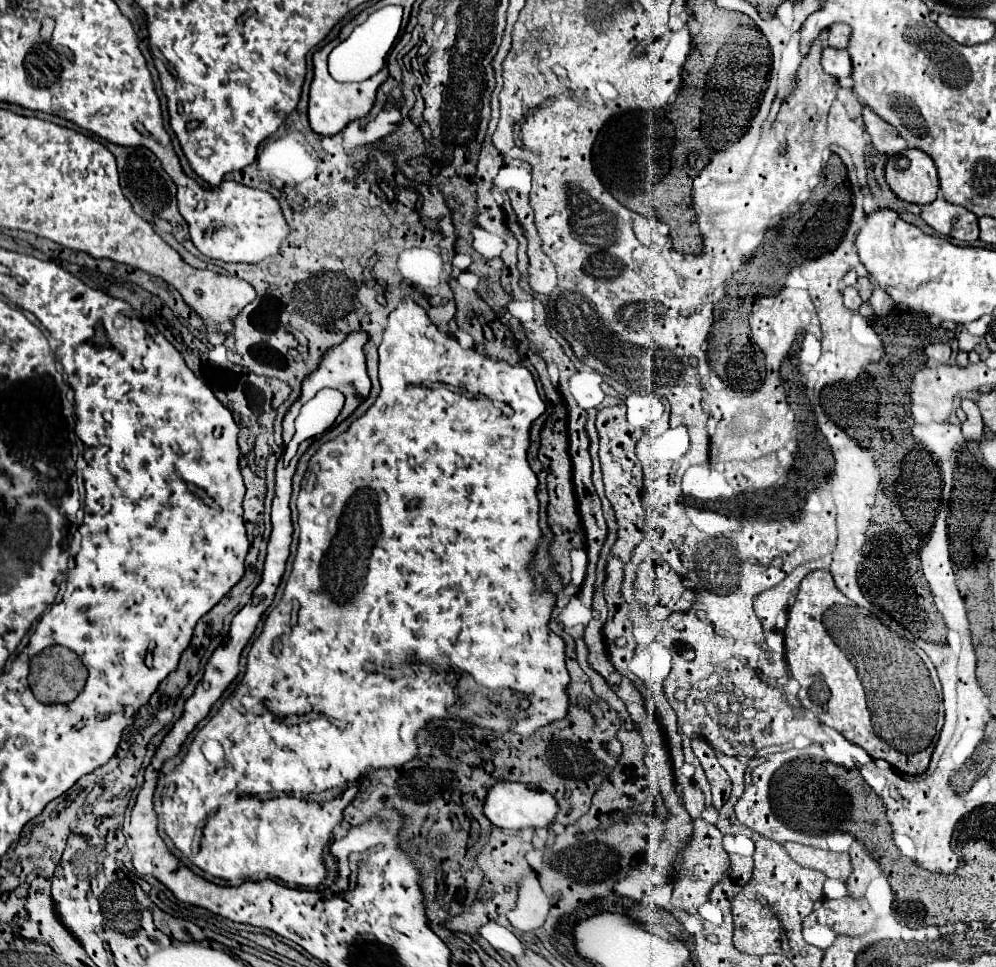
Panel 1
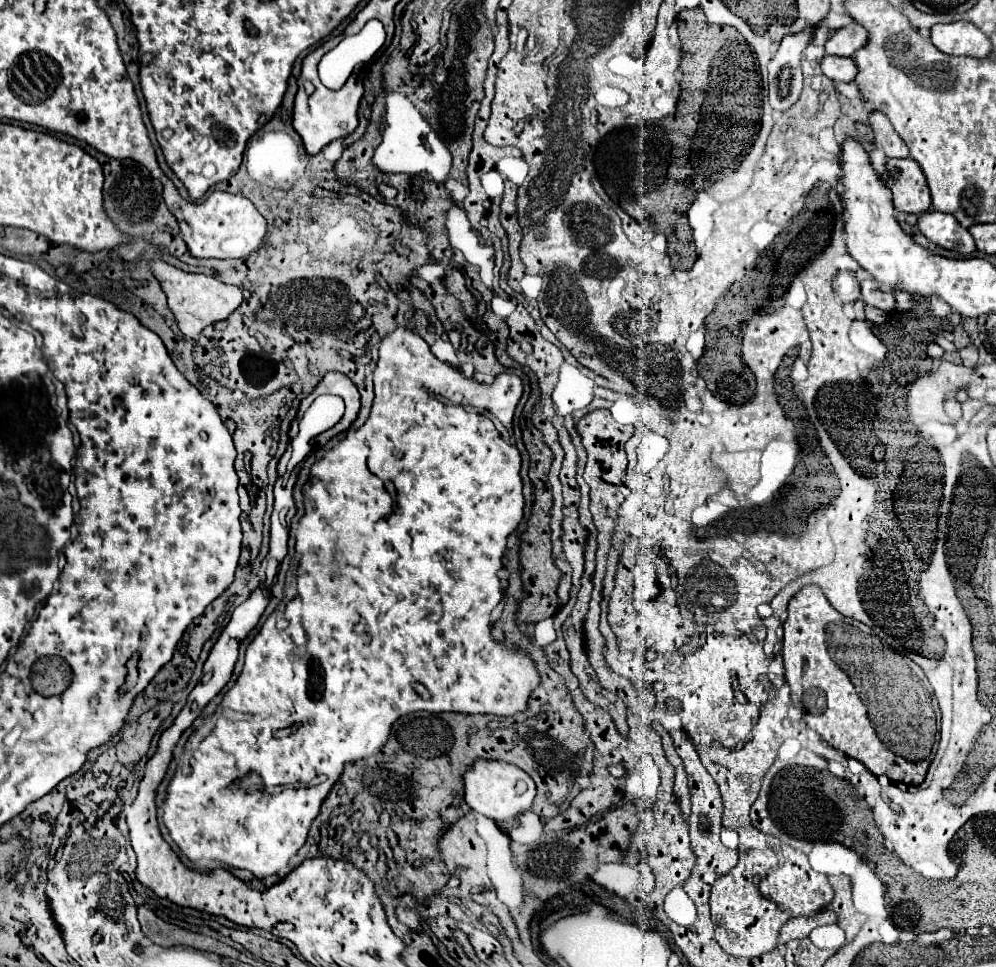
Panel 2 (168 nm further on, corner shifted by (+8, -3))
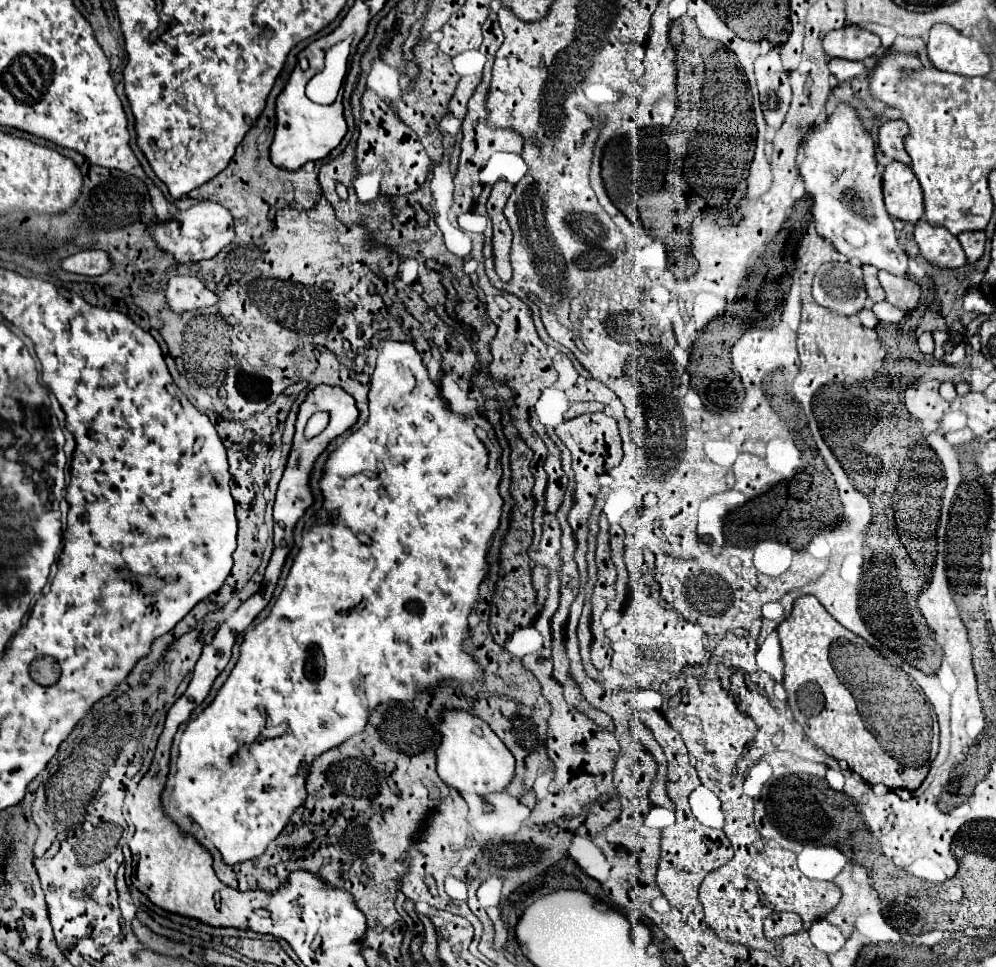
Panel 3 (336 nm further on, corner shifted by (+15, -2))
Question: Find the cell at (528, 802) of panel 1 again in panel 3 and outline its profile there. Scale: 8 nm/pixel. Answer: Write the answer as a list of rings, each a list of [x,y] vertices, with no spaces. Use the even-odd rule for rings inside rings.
[[[446,712],[444,722],[440,724],[442,742],[438,748],[436,764],[440,778],[458,792],[476,794],[480,798],[488,798],[496,792],[506,792],[510,782],[514,780],[514,756],[504,746],[504,742],[476,716],[464,712]]]

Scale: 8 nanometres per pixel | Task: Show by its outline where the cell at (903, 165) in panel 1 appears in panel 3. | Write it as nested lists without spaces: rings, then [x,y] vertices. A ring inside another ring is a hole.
[[[890,162],[884,168],[884,202],[892,218],[904,222],[918,222],[922,218],[922,188],[910,166]]]

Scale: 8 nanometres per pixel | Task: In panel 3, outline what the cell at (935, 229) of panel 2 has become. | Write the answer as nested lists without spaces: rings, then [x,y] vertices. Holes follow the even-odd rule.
[[[924,218],[916,222],[914,238],[920,246],[920,254],[940,268],[960,268],[966,262],[966,254],[954,234],[944,226],[932,226]]]

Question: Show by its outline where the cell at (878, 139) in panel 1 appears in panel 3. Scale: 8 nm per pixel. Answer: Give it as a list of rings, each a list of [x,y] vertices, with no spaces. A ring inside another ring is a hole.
[[[888,120],[882,122],[878,132],[878,146],[880,150],[890,156],[892,160],[900,160],[910,164],[910,156],[904,150],[904,136],[908,134],[908,126],[902,120]]]

